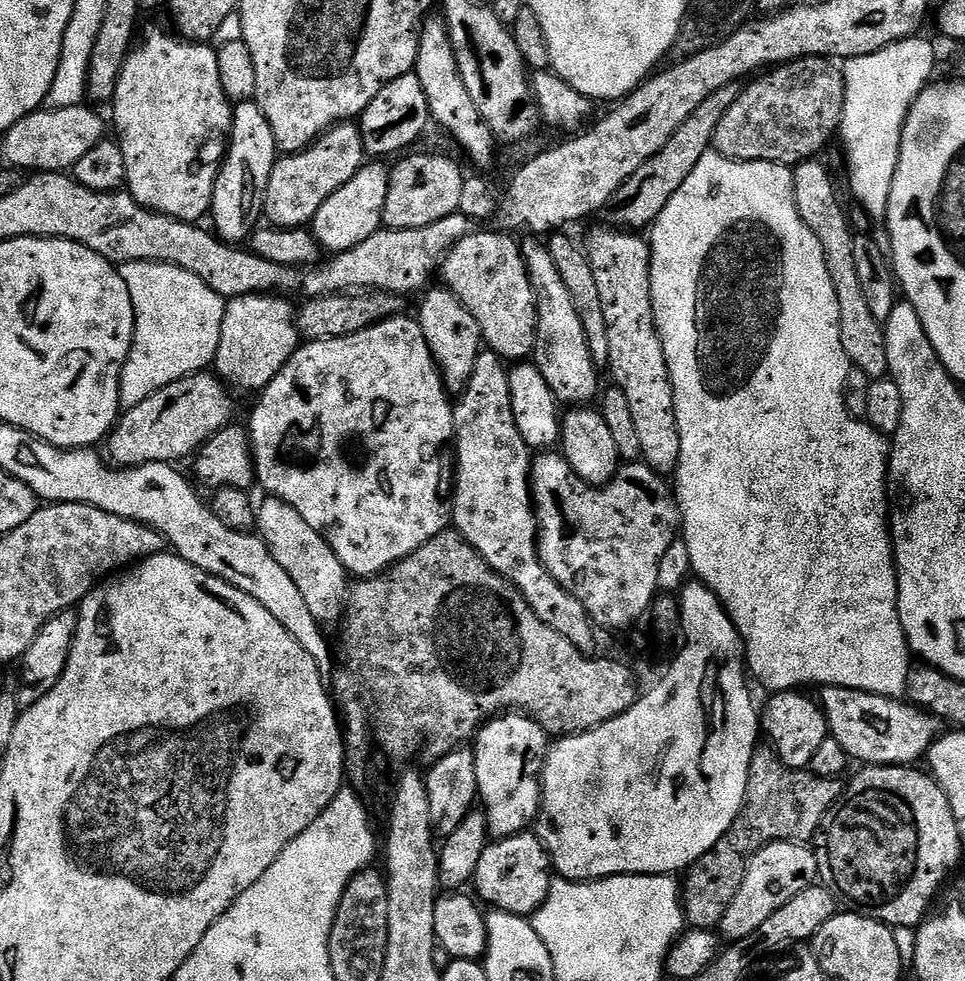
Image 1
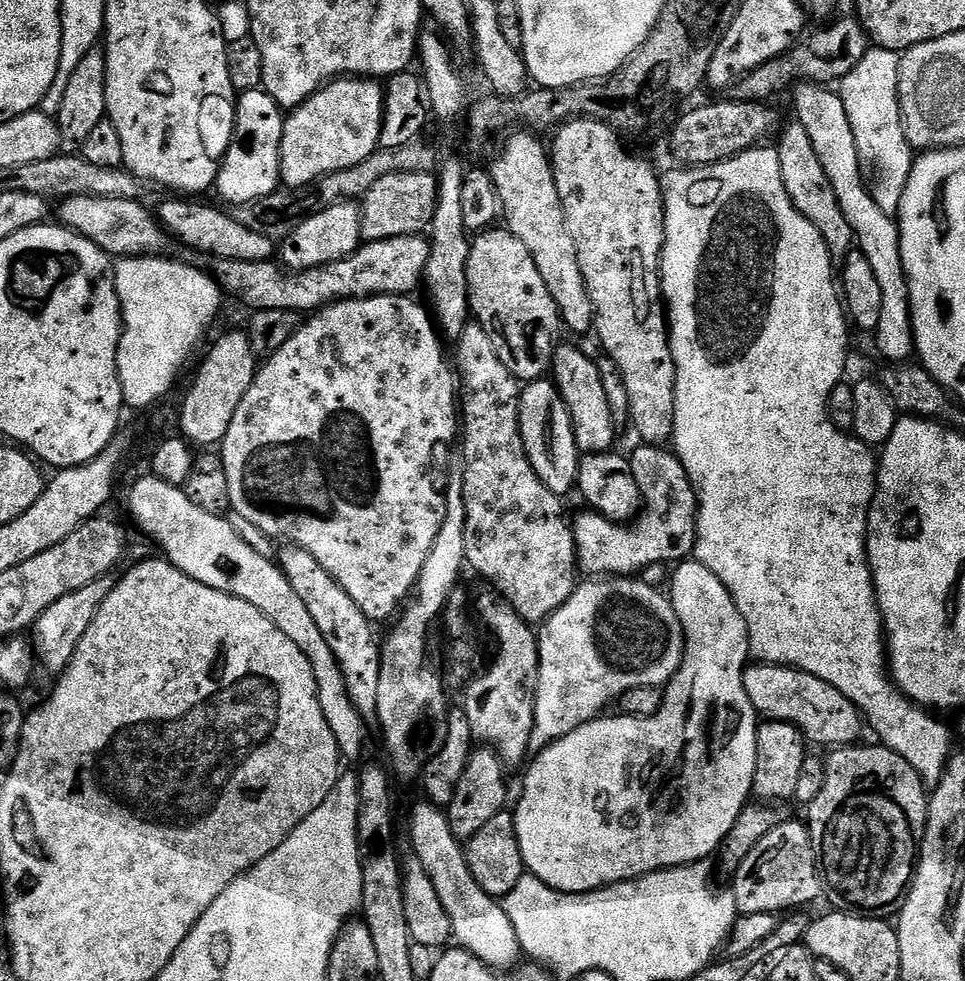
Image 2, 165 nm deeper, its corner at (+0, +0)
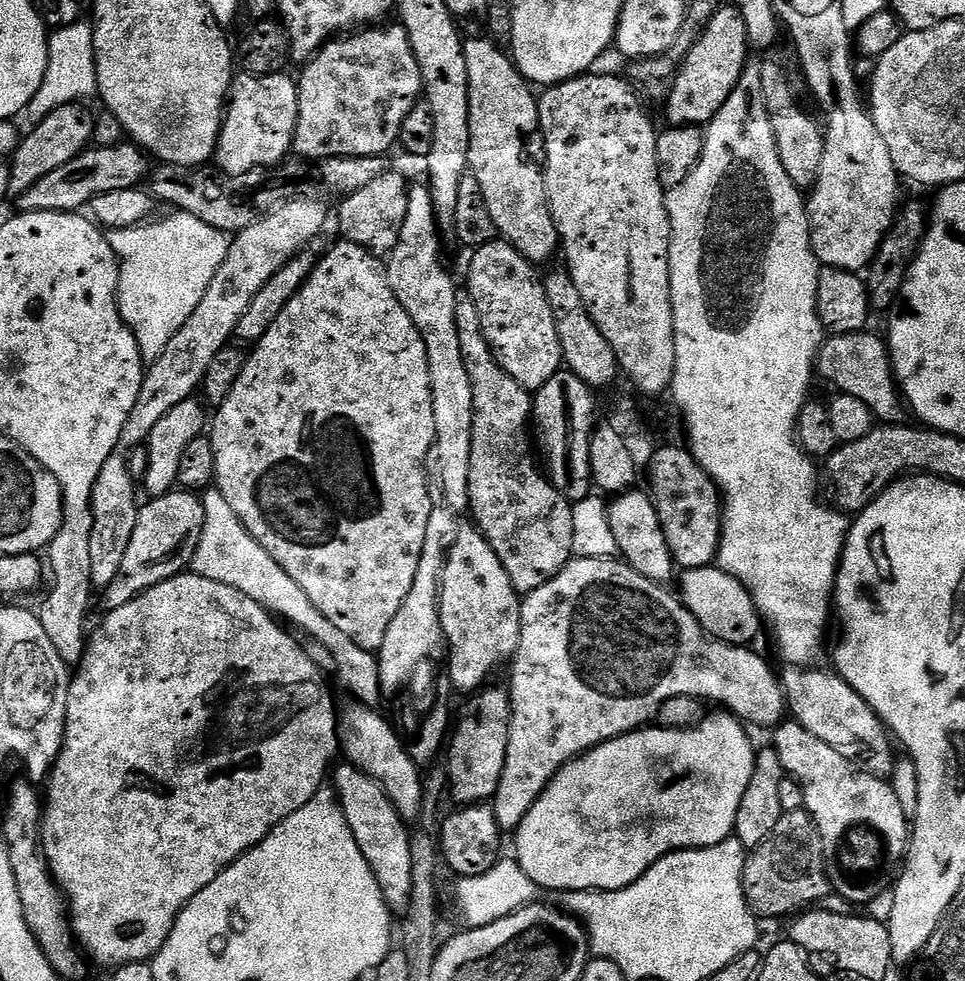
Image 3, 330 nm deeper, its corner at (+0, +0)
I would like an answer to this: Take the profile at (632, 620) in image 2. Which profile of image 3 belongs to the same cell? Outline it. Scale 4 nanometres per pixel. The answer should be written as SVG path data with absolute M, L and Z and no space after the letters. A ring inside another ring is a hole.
M573 558L560 573L550 582L538 586L538 590L527 593L523 597L520 613L522 614L522 634L520 635L520 651L511 665L512 684L510 695L512 697L512 725L510 726L510 746L506 754L506 770L502 770L502 782L498 786L494 797L496 817L501 829L515 830L526 818L530 806L546 790L546 786L562 770L564 764L569 764L576 757L584 755L591 748L597 748L602 742L625 736L638 728L645 727L655 717L656 711L670 698L679 696L698 696L705 701L717 700L731 715L747 722L749 725L757 724L760 728L775 729L785 723L789 715L788 695L784 693L784 686L778 672L775 672L762 657L748 646L727 644L724 640L717 640L715 636L708 635L706 629L700 625L690 614L679 595L671 596L669 589L663 584L655 584L650 578L638 574L626 563L616 558L607 560L585 560Z

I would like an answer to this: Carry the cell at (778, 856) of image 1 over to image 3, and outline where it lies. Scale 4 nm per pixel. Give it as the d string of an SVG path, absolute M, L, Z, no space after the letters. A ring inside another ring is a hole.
M807 811L785 812L772 837L762 846L755 848L744 861L744 897L748 900L749 908L760 918L788 915L791 917L815 905L823 896L829 895L829 892L828 861L824 859L824 843L820 831L816 829L816 823Z

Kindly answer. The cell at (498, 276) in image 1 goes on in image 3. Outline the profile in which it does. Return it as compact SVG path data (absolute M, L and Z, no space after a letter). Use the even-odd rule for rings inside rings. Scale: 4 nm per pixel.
M503 238L491 240L486 246L475 249L471 256L472 265L468 268L466 291L478 306L478 318L482 318L482 334L486 334L486 342L502 370L506 370L506 374L510 374L514 382L534 394L542 386L546 386L546 382L554 378L554 374L561 371L564 364L562 346L558 342L558 326L541 273L536 273L539 272L537 265L529 262L513 244Z

